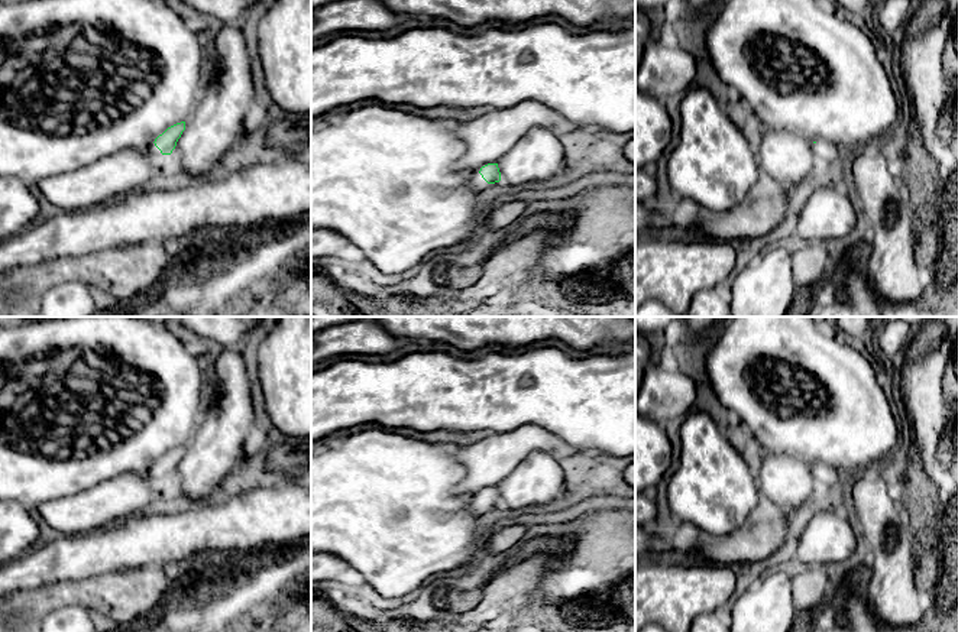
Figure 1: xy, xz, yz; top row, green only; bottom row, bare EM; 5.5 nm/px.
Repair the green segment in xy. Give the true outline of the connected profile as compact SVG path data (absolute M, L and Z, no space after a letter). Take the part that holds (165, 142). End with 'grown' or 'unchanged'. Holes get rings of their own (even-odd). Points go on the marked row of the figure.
M185 121L177 123L168 127L162 134L159 134L153 143L146 146L149 155L171 155L177 146L178 139L185 130Z | grown

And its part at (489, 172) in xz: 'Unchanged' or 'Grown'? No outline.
Grown

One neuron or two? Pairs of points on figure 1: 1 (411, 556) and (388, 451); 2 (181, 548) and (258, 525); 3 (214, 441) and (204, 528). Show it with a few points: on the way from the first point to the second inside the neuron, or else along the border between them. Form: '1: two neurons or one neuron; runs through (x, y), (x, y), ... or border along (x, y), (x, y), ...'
1: one neuron; runs through (400, 530), (400, 524), (388, 508), (388, 477)
2: one neuron; runs through (200, 534), (239, 525)
3: two neurons; border along (217, 499), (209, 504)

